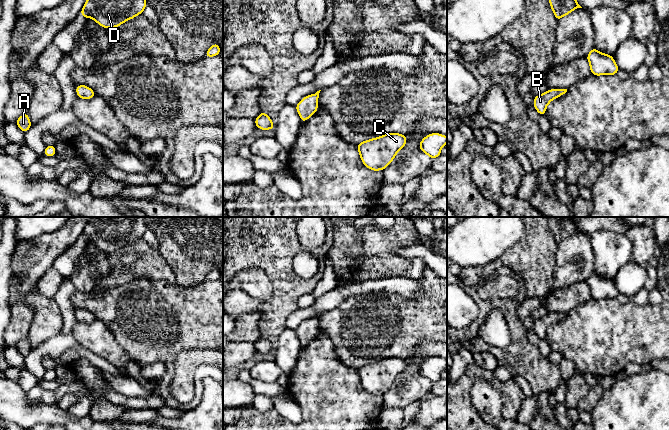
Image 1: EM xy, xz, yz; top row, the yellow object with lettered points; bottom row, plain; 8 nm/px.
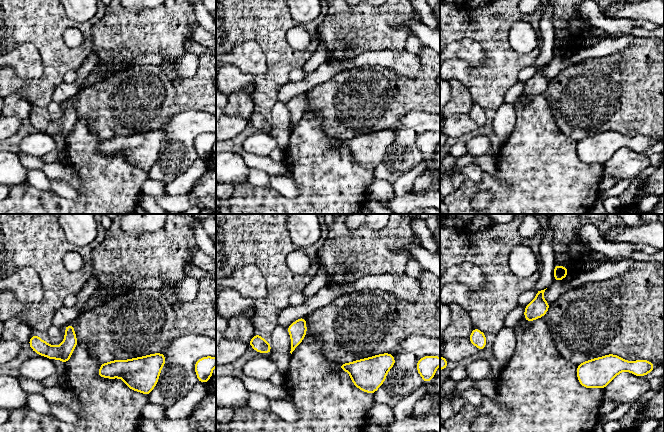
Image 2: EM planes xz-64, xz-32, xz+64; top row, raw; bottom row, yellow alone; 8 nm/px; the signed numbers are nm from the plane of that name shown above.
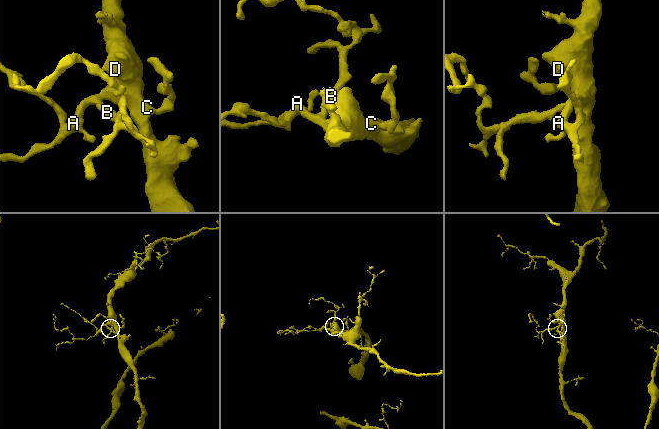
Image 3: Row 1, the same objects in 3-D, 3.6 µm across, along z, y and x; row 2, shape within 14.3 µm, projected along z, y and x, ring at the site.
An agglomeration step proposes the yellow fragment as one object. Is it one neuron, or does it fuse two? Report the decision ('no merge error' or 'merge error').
no merge error

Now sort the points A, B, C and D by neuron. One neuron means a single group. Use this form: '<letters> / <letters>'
A B C D

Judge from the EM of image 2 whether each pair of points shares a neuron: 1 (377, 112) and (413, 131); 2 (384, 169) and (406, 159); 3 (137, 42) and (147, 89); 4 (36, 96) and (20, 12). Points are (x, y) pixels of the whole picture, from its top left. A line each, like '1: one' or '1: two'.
1: two
2: one
3: two
4: one

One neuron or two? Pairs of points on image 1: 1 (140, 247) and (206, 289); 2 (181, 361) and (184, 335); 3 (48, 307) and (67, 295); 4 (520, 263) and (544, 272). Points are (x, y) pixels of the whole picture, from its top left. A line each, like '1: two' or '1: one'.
1: two
2: two
3: two
4: one

